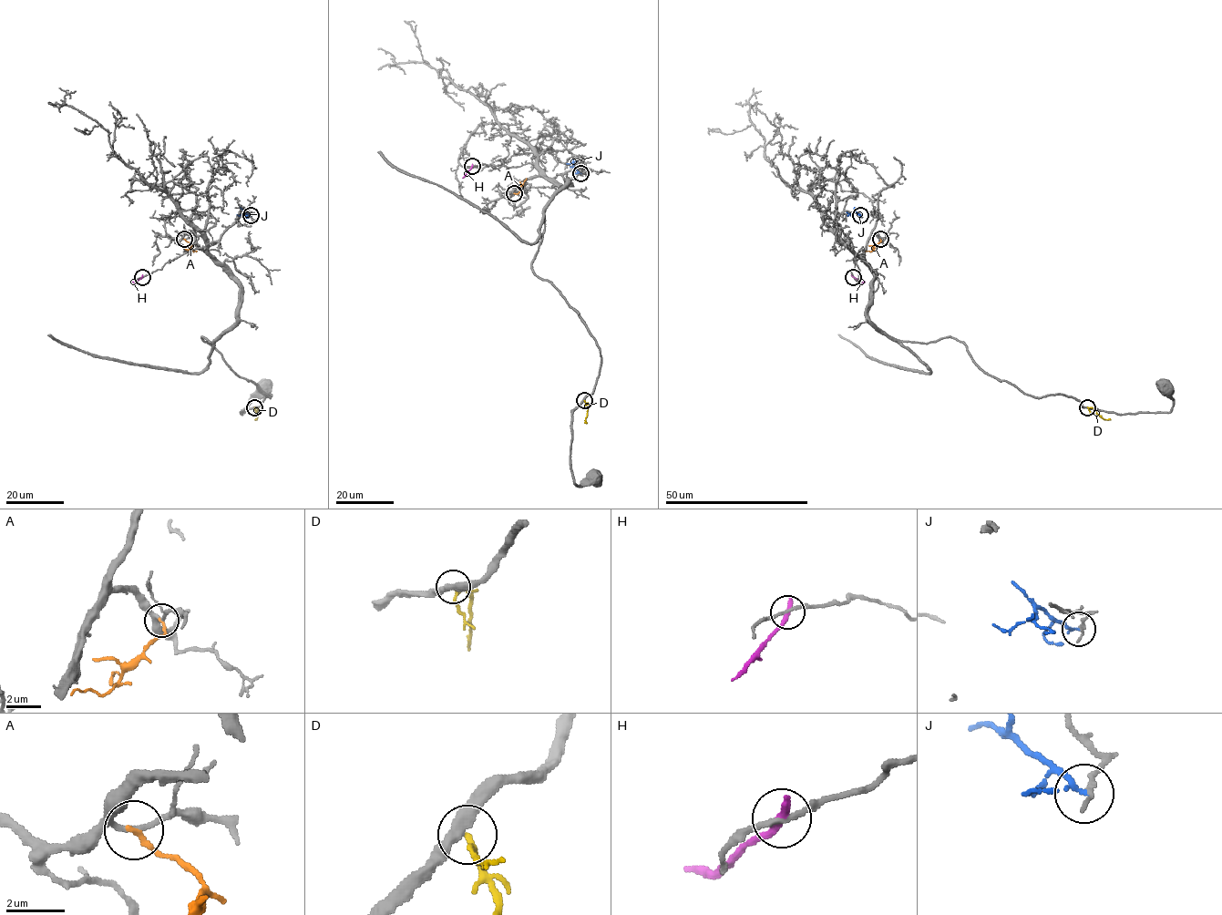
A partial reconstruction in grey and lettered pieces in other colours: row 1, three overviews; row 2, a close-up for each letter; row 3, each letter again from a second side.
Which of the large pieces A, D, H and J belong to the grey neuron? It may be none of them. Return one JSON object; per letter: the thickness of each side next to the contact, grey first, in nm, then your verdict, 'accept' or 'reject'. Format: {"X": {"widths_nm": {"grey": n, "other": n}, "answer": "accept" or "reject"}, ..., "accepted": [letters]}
{"A": {"widths_nm": {"grey": 170, "other": 180}, "answer": "reject"}, "D": {"widths_nm": {"grey": 360, "other": 160}, "answer": "reject"}, "H": {"widths_nm": {"grey": 170, "other": 320}, "answer": "reject"}, "J": {"widths_nm": {"grey": 130, "other": 180}, "answer": "reject"}, "accepted": []}

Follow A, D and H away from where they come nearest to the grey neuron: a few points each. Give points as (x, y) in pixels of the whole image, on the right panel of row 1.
A: (880, 240), (873, 250), (865, 251)
D: (1087, 406), (1093, 408), (1102, 417), (1110, 420)
H: (854, 277), (865, 282)

